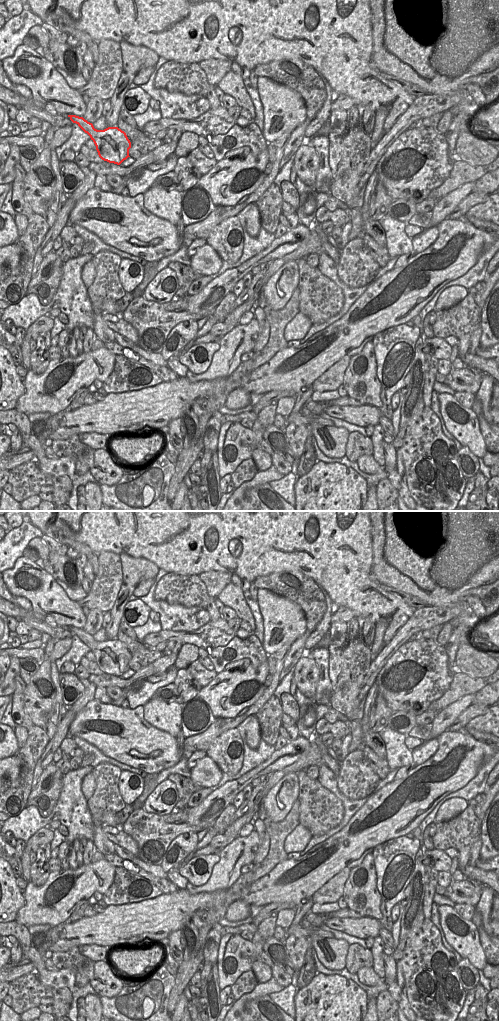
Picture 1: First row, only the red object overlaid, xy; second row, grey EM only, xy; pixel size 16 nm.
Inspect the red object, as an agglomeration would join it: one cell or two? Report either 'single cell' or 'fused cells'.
single cell

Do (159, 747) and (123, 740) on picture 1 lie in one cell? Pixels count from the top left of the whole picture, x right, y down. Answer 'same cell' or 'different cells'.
same cell

